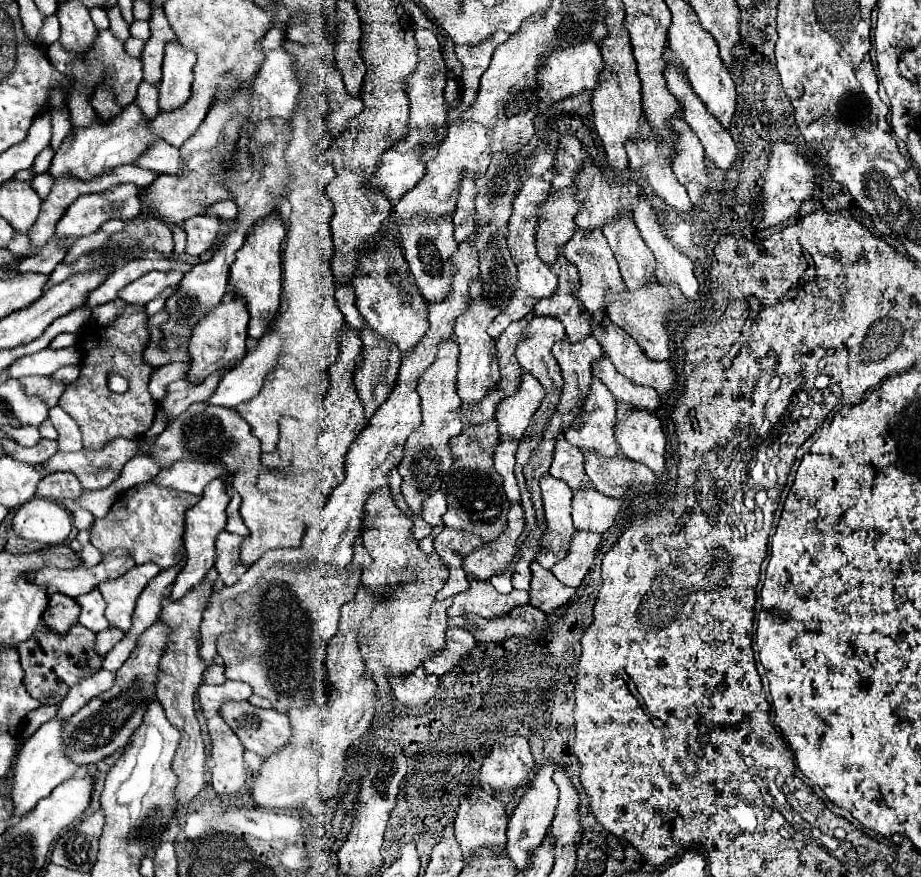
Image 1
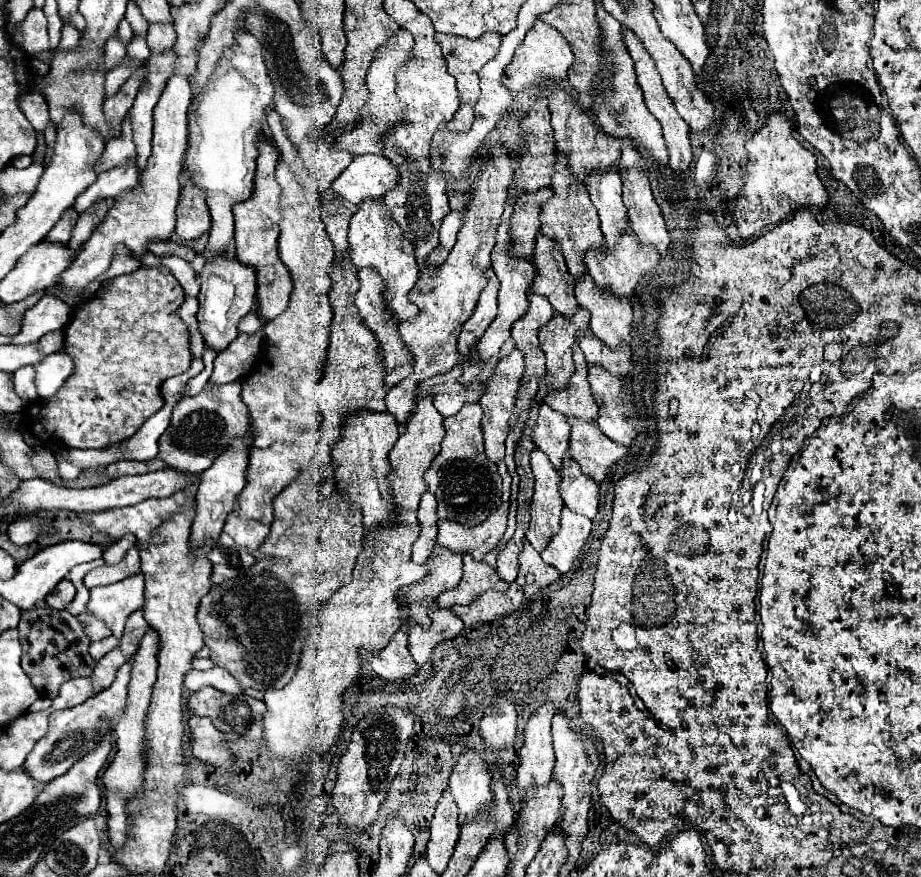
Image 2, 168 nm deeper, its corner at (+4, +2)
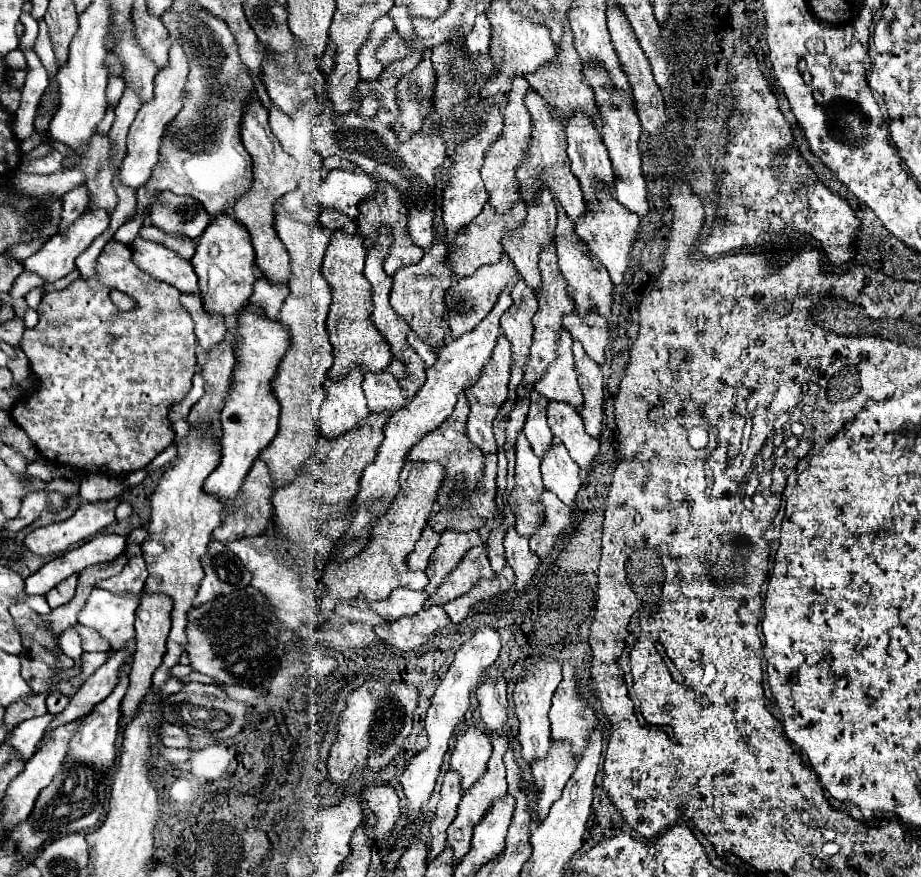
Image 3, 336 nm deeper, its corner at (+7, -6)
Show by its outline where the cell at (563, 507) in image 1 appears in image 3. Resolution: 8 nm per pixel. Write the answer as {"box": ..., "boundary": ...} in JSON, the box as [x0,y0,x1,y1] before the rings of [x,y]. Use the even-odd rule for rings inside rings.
{"box":[510,432,544,538],"boundary":[[[520,432],[516,440],[516,488],[510,494],[510,506],[516,514],[516,532],[530,538],[544,524],[540,496],[544,492],[540,476],[540,460],[530,450],[526,436]]]}

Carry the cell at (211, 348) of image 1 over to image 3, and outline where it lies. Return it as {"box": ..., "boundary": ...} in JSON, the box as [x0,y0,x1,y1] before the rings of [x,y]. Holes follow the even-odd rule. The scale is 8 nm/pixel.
{"box":[190,214,256,318],"boundary":[[[222,214],[222,218],[214,218],[210,222],[202,238],[198,240],[196,254],[190,262],[198,276],[198,286],[202,294],[200,298],[208,314],[228,318],[246,308],[252,296],[252,286],[256,282],[254,250],[250,246],[250,238],[246,238],[246,232],[242,232],[242,226],[238,226],[238,222],[234,222],[230,214]]]}

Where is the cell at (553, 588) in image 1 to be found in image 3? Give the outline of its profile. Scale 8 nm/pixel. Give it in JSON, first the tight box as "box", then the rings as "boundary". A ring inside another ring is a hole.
{"box":[504,528,542,580],"boundary":[[[514,528],[508,530],[504,538],[504,548],[506,548],[506,562],[508,562],[506,568],[510,566],[520,580],[530,580],[530,576],[536,576],[542,560],[536,554],[532,554],[532,550],[528,548],[528,540],[518,536]]]}

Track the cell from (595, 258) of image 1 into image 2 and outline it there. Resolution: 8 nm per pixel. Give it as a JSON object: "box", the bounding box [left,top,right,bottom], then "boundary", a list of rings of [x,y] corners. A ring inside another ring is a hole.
{"box":[541,154,603,278],"boundary":[[[557,154],[557,162],[553,164],[551,188],[553,188],[553,198],[545,202],[545,208],[541,208],[541,232],[553,236],[559,242],[569,272],[575,278],[581,278],[581,274],[585,272],[585,264],[583,264],[585,250],[589,248],[603,250],[603,234],[599,228],[597,208],[589,200],[589,192],[585,190],[585,186],[581,186],[581,182],[577,182],[577,178],[569,174],[569,168],[565,166],[565,158],[561,158],[561,154]]]}

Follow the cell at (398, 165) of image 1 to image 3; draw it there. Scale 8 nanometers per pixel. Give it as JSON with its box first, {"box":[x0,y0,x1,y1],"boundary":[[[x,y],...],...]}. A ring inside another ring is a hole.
{"box":[306,170,376,218],"boundary":[[[332,170],[328,178],[318,186],[314,194],[306,198],[306,206],[310,210],[334,208],[348,218],[358,218],[358,206],[362,200],[376,194],[376,182],[364,170]]]}

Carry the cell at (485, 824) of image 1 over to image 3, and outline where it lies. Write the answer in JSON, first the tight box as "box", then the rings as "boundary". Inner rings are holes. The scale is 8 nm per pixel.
{"box":[450,728,492,792],"boundary":[[[466,728],[456,738],[456,748],[452,752],[450,768],[460,776],[462,792],[470,790],[482,774],[486,774],[486,764],[492,752],[490,736],[480,728]]]}

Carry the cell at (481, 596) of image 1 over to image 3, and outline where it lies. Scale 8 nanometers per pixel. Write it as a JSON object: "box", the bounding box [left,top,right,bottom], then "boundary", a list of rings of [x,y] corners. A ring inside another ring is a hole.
{"box":[432,546,494,606],"boundary":[[[476,546],[466,552],[462,562],[454,568],[454,574],[450,574],[450,578],[446,578],[446,582],[432,596],[432,602],[444,606],[446,602],[470,592],[480,578],[494,578],[494,570],[490,568],[484,548]]]}

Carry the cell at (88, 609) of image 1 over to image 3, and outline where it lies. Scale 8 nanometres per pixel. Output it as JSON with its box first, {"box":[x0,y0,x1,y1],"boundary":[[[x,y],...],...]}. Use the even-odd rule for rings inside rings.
{"box":[76,624,110,652],"boundary":[[[76,624],[76,630],[82,638],[84,652],[106,652],[106,650],[110,650],[110,642],[106,638],[102,638],[96,630],[82,626],[82,624]]]}

